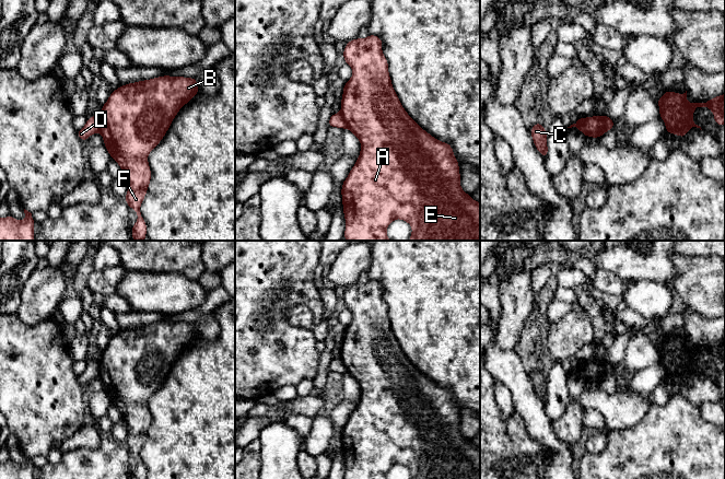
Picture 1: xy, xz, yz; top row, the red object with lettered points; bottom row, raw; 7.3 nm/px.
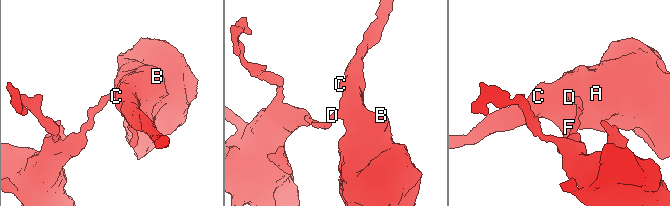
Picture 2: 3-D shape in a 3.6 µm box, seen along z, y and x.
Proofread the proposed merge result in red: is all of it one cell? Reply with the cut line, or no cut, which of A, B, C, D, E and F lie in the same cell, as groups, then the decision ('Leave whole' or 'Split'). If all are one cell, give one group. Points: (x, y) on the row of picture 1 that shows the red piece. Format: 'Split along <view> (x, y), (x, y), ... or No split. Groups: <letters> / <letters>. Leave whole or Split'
Split along yz (606, 115), (604, 131). Groups: A B C E F / D. Split

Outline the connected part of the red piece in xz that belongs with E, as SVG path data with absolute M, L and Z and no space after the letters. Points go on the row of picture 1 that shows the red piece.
M370 34L366 38L355 38L348 42L342 54L346 63L353 69L353 74L343 85L340 113L347 124L347 128L361 142L359 157L341 187L343 215L346 219L343 237L347 241L390 241L386 234L386 229L394 220L401 219L411 225L412 234L410 235L409 241L480 241L480 202L475 201L470 195L461 189L459 163L455 159L452 145L435 139L422 129L402 107L399 97L393 87L388 72L388 61L383 55L382 47L382 38Z

